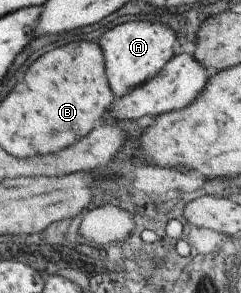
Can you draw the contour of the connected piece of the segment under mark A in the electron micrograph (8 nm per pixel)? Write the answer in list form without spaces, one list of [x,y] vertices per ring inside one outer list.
[[[131,20],[109,30],[103,36],[101,44],[103,48],[107,48],[108,75],[117,96],[124,97],[137,87],[142,87],[150,80],[157,79],[169,66],[171,59],[177,55],[178,40],[177,30],[173,30],[171,26],[163,22]]]

